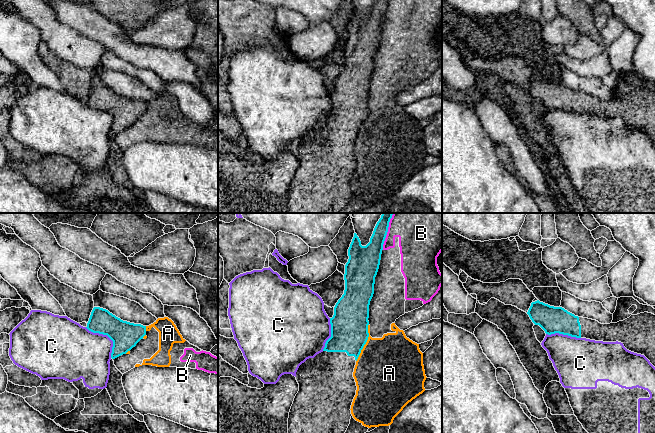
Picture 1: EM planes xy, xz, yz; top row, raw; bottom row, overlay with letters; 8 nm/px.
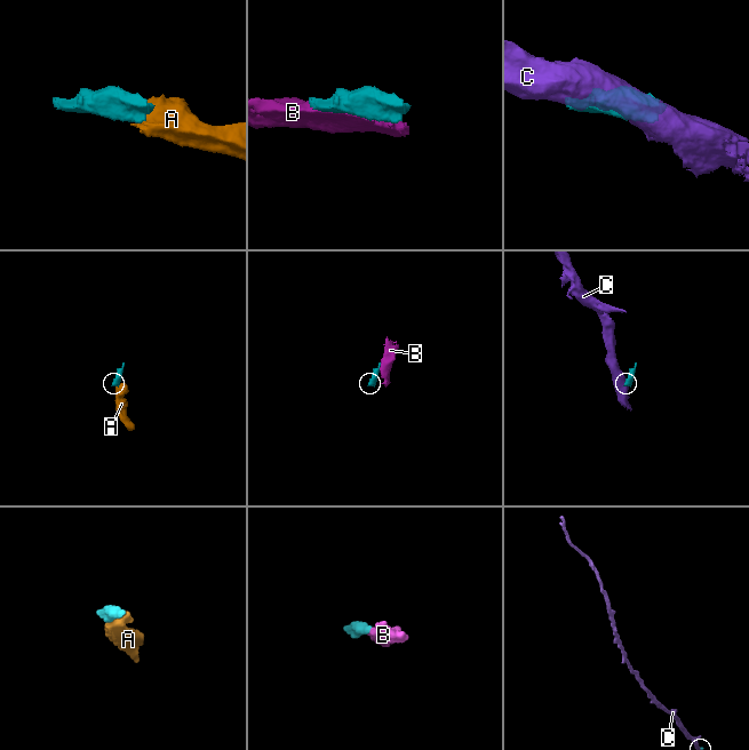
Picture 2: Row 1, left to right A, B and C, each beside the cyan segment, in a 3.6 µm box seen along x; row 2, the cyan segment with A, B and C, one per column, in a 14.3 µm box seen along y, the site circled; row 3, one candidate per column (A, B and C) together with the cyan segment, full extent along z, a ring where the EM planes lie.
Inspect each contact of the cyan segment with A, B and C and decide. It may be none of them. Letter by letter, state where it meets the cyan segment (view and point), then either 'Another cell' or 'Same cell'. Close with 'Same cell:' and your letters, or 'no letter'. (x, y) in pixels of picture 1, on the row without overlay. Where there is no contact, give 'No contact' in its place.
A: Touches cyan at xz (365, 119). Another cell
B: Touches cyan at xz (385, 13). Another cell
C: Touches cyan at xy (107, 111). Another cell
Same cell: no letter

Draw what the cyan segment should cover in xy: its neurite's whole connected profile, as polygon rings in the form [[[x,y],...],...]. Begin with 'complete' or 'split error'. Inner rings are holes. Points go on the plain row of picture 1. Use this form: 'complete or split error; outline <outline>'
complete; outline [[[100,83],[93,84],[86,104],[93,109],[107,111],[113,117],[112,135],[126,130],[146,111],[146,102],[123,97],[108,86]]]

